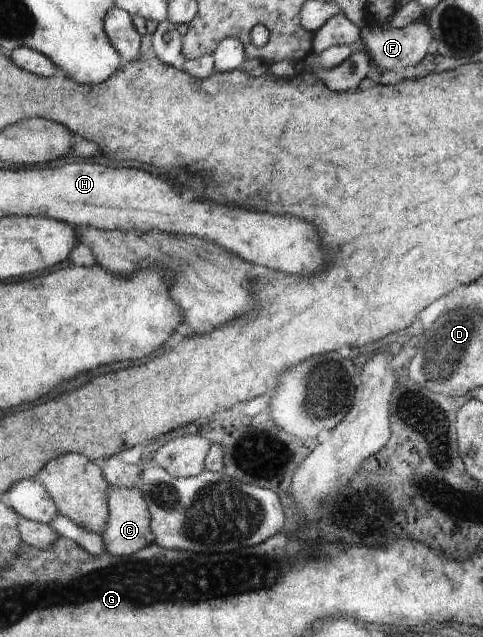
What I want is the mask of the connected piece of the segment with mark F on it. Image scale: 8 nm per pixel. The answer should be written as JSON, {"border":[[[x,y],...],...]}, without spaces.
{"border":[[[422,19],[418,22],[409,23],[403,28],[390,28],[386,25],[367,30],[367,26],[364,26],[359,29],[359,39],[363,42],[372,65],[378,71],[383,72],[400,71],[408,65],[416,65],[416,63],[422,61],[428,51],[432,37],[426,20]]]}

